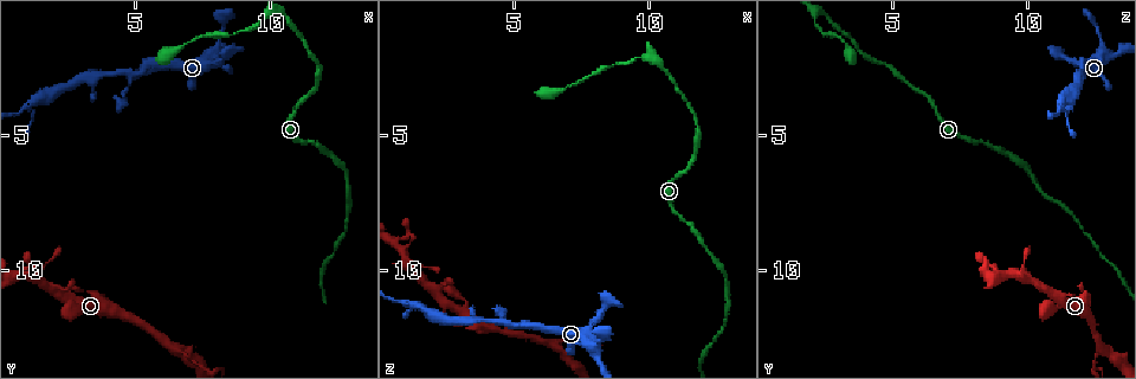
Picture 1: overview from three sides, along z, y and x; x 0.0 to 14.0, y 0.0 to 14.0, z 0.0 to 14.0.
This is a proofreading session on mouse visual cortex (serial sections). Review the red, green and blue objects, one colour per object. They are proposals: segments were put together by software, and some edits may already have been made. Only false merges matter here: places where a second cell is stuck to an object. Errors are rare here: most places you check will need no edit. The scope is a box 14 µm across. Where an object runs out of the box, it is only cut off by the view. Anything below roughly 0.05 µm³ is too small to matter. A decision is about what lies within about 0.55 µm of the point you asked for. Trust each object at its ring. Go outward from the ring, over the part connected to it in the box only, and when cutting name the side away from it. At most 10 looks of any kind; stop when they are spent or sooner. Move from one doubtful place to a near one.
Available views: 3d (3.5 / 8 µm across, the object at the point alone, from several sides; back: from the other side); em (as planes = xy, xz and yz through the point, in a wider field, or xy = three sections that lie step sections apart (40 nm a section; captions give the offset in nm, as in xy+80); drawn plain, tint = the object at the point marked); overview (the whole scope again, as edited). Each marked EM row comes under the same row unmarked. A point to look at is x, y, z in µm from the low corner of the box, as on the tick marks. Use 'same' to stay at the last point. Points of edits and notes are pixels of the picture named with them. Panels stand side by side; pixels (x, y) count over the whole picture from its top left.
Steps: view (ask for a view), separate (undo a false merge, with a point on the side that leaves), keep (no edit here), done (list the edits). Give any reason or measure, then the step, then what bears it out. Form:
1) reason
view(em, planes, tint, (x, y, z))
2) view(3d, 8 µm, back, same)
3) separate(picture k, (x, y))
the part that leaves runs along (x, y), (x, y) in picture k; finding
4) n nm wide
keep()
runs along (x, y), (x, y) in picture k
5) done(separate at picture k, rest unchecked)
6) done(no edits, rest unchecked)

side arm on a straight run
view(3d, 3.5 µm, (6.5, 13.0, 12.7))

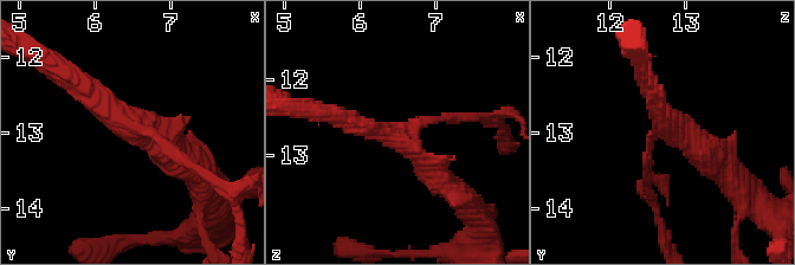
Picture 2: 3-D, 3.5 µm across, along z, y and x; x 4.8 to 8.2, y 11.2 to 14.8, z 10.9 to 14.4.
now the EM
view(em, xy, step 3, tint, (6.50, 12.95, 12.75))

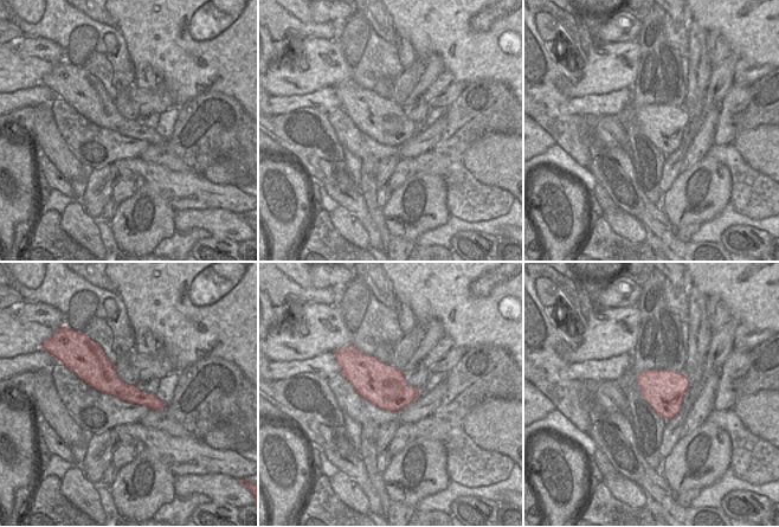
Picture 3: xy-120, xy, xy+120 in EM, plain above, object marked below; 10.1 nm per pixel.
another direction
view(em, planes, tint, same)

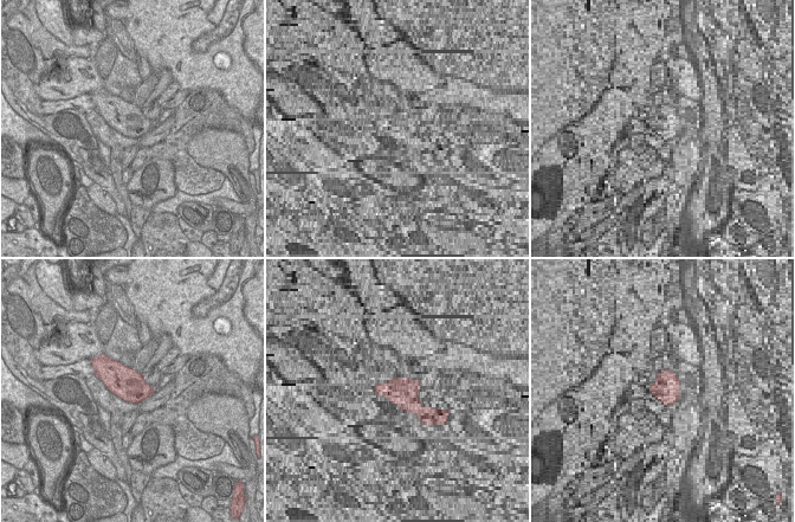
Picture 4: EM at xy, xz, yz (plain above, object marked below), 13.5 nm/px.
arms of 150, 250, 350 nm
keep()
runs along (75, 79), (187, 160) in picture 2; continuous, no second cell

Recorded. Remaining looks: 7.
narrows sharply
view(3d, 3.5 µm, (8.2, 2.2, 11.6))

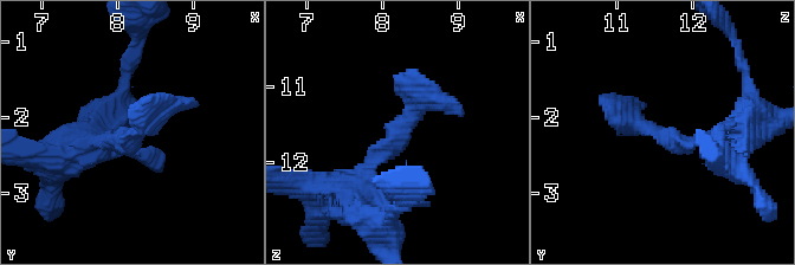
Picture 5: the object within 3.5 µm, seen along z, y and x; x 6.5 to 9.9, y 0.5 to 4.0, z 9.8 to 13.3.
view(em, xy, step 2, tint, (8.25, 2.20, 11.50))

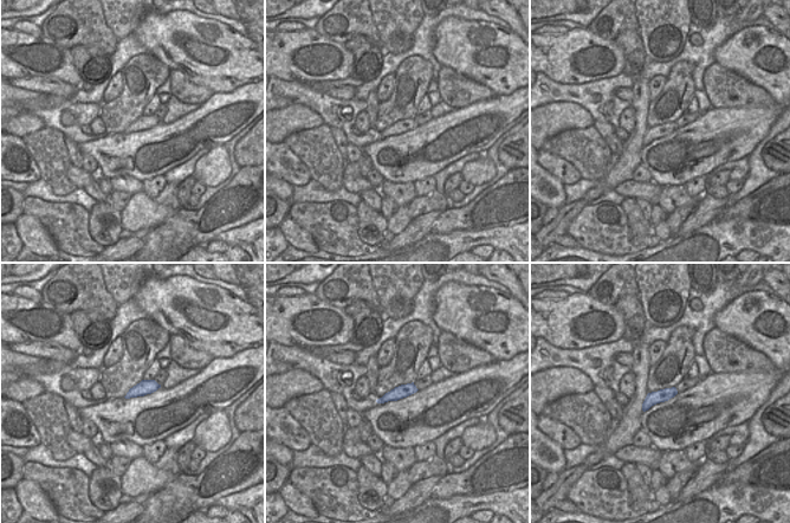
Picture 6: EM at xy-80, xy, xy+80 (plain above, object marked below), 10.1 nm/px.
keep()
runs along (673, 391), (655, 396), (645, 407) in picture 6; all the same cell

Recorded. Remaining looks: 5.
view(3d, 8 µm, (4.9, 2.8, 12.1))

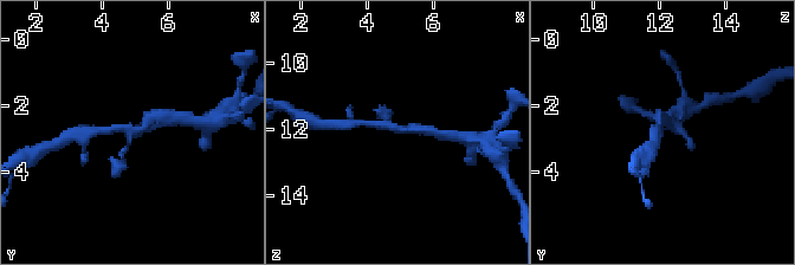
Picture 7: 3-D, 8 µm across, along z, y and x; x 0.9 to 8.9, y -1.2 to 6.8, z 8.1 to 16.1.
3 arms; arms of 150, 200, 300 nm; shape alone is not enough
view(em, planes, tint, (4.9, 2.7, 12.0))

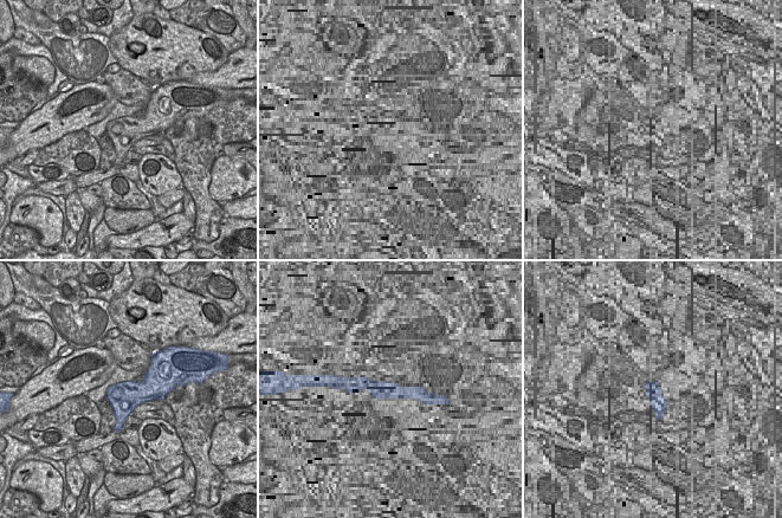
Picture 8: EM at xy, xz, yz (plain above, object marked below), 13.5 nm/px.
keep()
continuous, no second cell

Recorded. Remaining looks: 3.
thick turns thin
view(3d, 3.5 µm, (9.6, 0.9, 2.3))

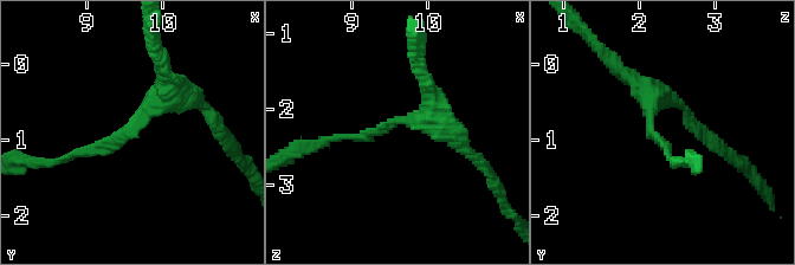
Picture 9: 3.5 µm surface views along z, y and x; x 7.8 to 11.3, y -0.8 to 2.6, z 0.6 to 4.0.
arms of 100, 300 nm; now the EM
view(em, planes, tint, (9.50, 0.95, 2.20))

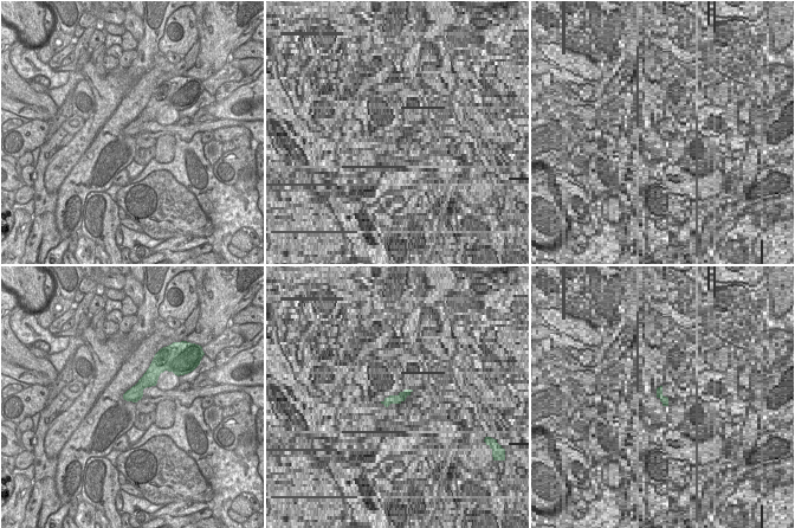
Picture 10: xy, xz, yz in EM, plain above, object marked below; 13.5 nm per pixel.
view(em, xy, step 2, tint, same)

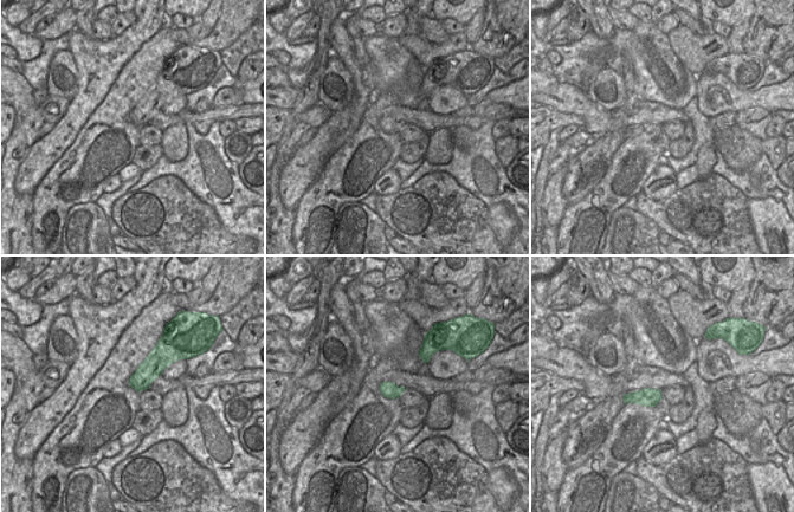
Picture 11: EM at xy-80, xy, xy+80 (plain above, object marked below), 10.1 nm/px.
keep()
runs along (185, 95), (58, 160) in picture 9; one cell here

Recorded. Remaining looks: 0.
done(no edits, rest unchecked)

